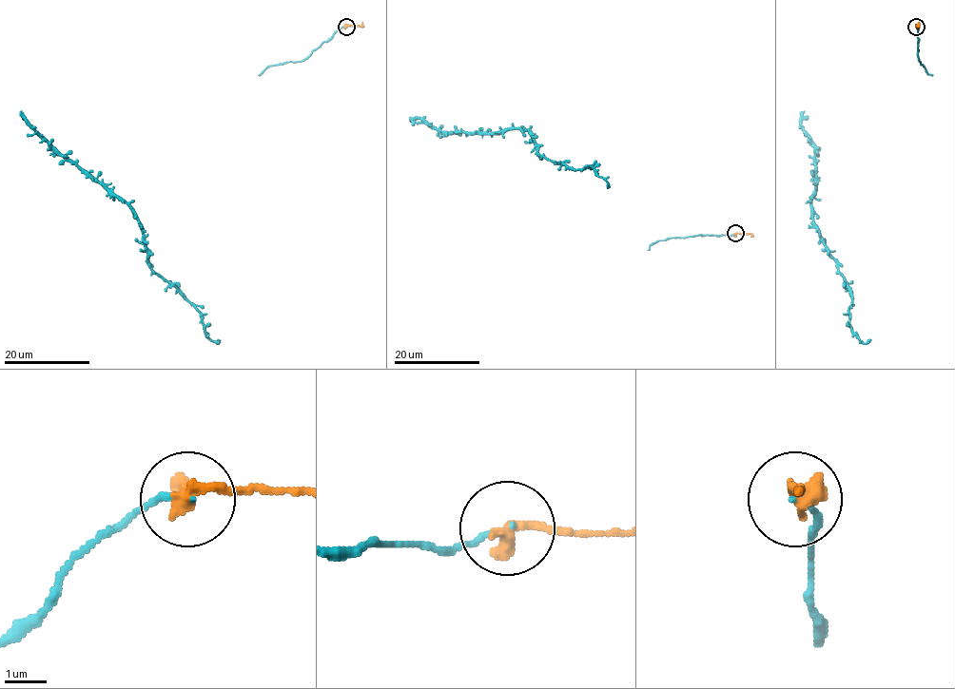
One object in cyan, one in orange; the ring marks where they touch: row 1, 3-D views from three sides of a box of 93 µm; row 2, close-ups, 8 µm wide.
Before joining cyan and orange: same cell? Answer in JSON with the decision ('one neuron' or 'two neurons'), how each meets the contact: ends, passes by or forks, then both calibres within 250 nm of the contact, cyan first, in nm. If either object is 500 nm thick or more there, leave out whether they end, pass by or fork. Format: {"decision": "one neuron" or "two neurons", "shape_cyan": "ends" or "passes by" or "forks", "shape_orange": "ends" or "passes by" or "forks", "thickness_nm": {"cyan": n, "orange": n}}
{"decision": "two neurons", "shape_cyan": "ends", "shape_orange": "ends", "thickness_nm": {"cyan": 100, "orange": 440}}

